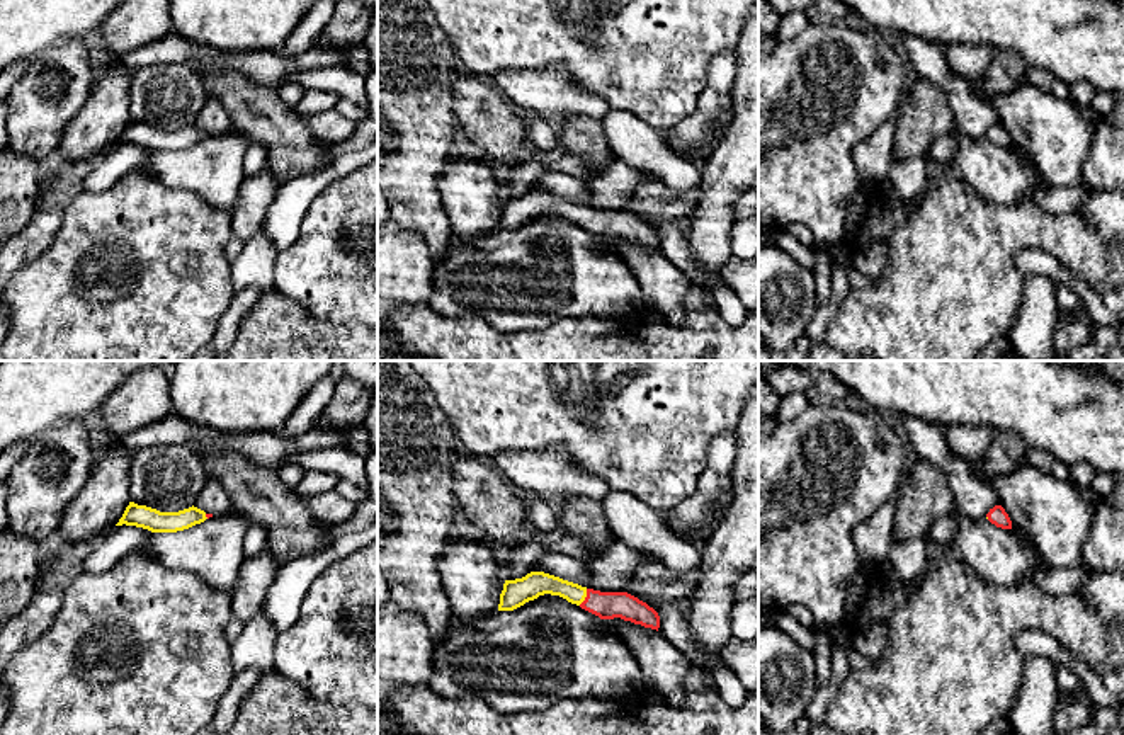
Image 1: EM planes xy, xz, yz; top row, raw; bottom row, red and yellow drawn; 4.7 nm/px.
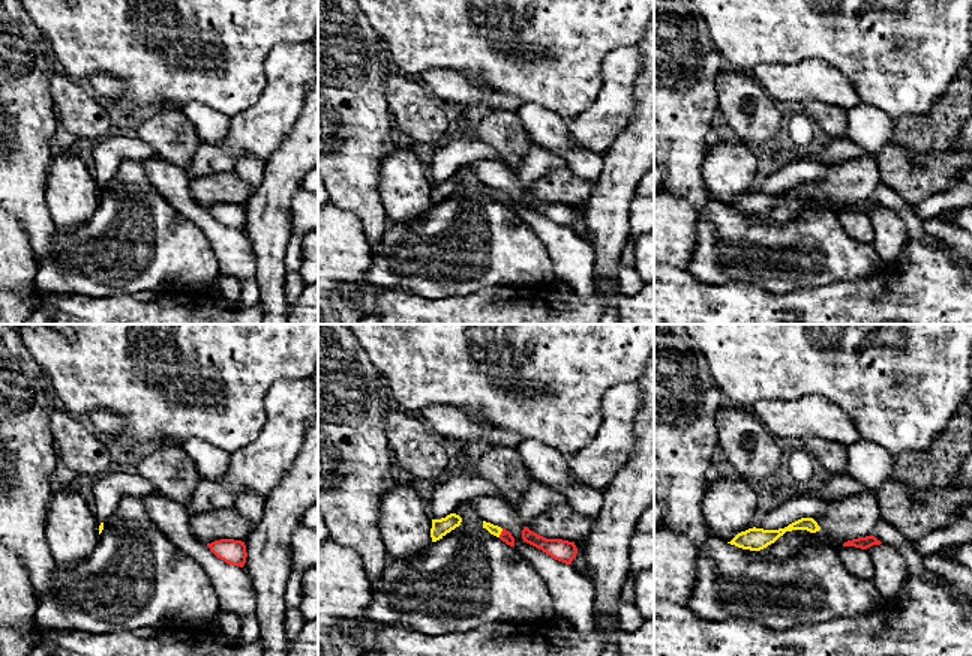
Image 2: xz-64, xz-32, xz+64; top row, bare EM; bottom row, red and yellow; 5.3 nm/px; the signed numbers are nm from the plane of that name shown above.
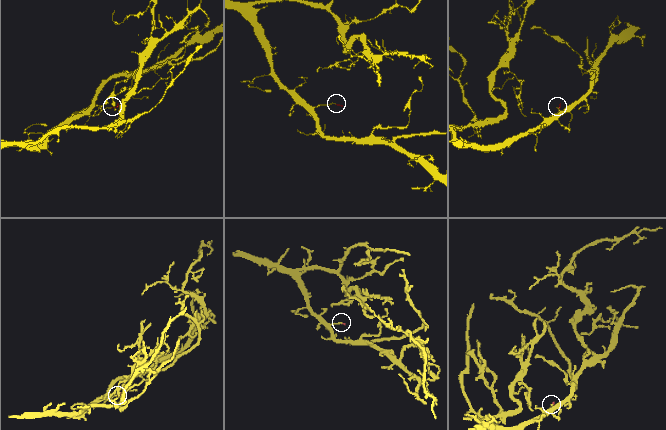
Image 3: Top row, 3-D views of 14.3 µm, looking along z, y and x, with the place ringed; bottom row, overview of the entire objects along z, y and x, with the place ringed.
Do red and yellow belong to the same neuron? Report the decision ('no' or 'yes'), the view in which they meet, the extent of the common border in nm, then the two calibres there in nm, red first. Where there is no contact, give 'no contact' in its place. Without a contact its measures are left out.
yes; contact in xz; length 90 nm; calibres 130 and 120 nm

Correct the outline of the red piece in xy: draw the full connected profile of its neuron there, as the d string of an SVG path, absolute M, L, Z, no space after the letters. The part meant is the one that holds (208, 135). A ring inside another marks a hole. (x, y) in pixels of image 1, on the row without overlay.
M129 121L116 145L136 145L151 151L177 151L201 143L209 136L213 136L213 133L206 133L194 124L179 131L160 131L146 124Z

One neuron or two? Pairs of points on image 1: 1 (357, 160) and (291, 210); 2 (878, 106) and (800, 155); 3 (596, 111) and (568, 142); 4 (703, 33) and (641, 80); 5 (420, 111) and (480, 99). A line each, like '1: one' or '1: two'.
1: one
2: one
3: two
4: one
5: two

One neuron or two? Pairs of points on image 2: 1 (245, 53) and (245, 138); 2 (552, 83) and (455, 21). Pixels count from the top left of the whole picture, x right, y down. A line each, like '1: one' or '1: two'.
1: two
2: one

